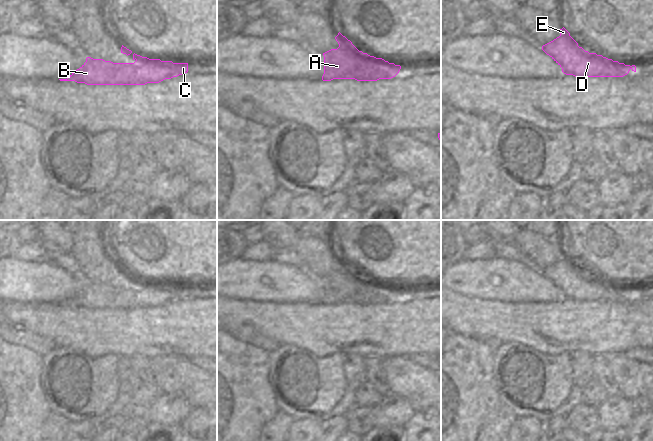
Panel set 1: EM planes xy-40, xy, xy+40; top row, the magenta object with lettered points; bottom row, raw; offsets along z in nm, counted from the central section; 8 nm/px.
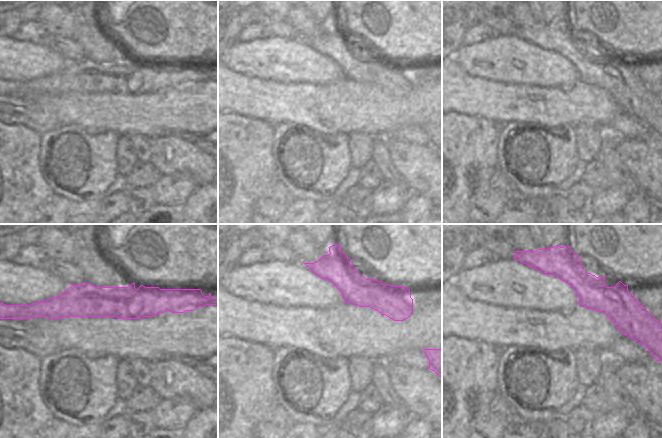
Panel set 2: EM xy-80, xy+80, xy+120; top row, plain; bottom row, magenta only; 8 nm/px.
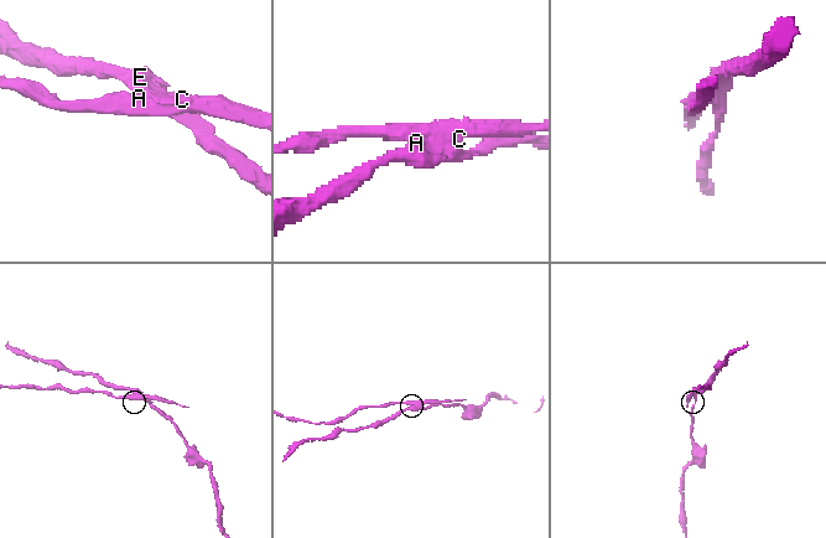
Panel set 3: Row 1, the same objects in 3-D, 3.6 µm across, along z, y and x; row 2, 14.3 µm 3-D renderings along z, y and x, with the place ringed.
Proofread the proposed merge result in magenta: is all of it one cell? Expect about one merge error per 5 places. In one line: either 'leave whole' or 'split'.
split

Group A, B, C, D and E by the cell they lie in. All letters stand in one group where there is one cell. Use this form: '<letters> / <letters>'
A D E / B C

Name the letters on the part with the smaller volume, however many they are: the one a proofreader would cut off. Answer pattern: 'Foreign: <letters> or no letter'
Foreign: B, C

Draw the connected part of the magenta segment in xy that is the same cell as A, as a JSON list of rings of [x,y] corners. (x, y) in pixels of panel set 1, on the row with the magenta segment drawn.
[[[340,32],[335,37],[339,44],[337,49],[331,49],[324,56],[324,74],[323,81],[331,81],[333,79],[342,79],[342,76],[348,76],[351,71],[357,69],[365,62],[381,64],[384,59],[370,56],[367,53],[359,51],[350,40],[343,36]]]

